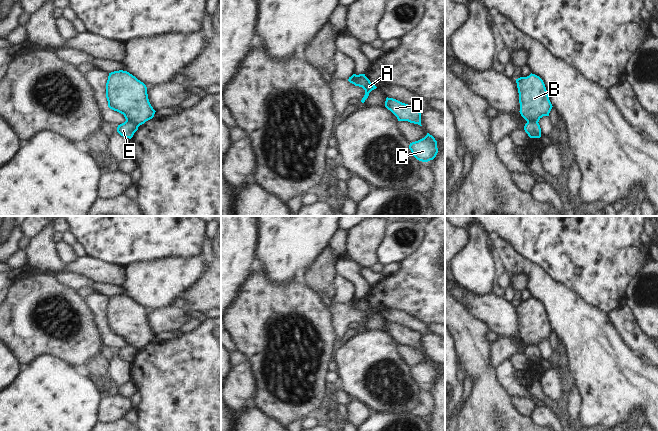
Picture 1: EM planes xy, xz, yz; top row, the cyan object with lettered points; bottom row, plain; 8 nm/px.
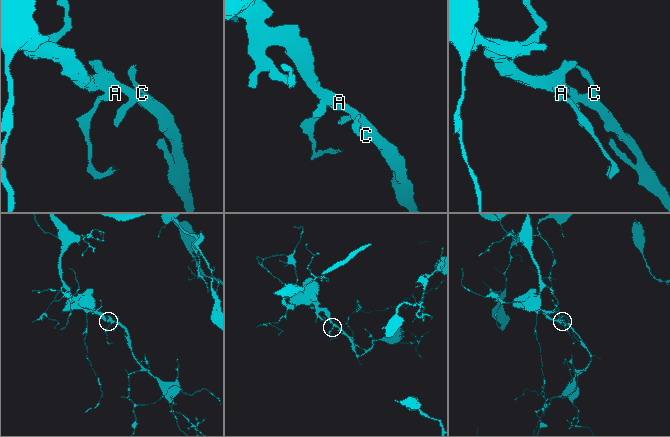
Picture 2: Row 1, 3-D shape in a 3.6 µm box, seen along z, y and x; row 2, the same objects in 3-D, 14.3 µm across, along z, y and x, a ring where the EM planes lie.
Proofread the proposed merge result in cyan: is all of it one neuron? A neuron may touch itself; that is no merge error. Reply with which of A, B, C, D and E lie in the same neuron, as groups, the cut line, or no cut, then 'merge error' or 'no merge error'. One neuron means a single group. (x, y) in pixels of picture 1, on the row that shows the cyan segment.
groups A B C D / E; cut xy (126, 120), (131, 120), (138, 126); merge error

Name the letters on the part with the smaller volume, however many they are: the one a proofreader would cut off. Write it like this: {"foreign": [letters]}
{"foreign": ["E"]}

